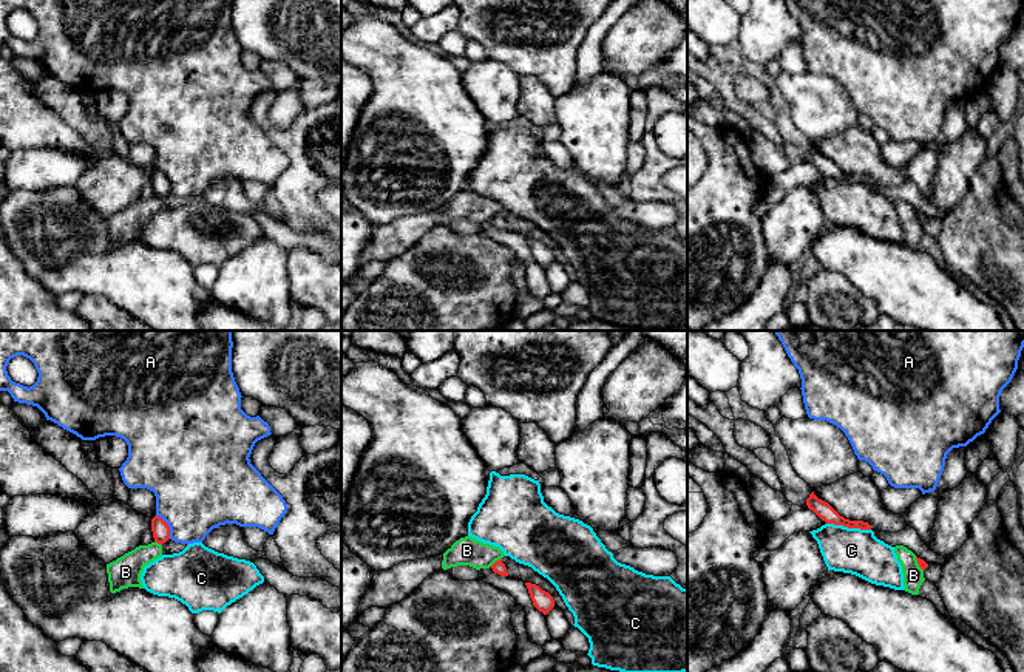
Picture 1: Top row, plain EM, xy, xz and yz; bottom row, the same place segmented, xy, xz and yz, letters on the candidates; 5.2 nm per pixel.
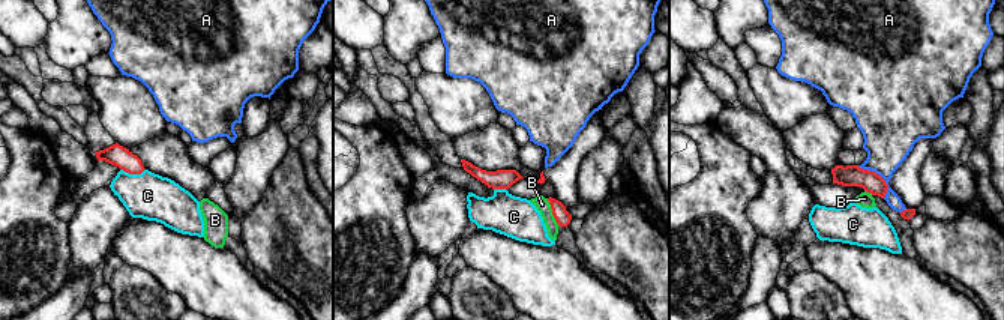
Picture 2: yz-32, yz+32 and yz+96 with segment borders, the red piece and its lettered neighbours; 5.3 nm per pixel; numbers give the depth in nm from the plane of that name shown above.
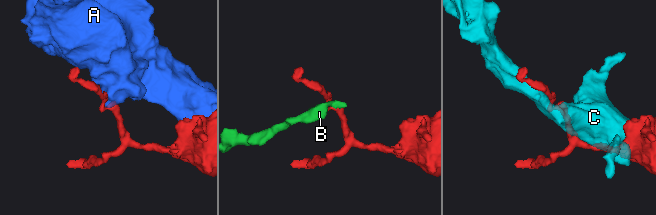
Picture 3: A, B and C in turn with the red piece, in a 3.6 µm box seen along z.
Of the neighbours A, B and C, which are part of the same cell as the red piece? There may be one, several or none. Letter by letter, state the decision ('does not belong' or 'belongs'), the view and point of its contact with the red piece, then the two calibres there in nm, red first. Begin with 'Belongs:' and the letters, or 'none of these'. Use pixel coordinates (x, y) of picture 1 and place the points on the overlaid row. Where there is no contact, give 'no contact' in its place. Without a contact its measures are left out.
Belongs: none of these
A: does not belong; contact xy (167, 526); calibres 100 and 440 nm
B: does not belong; contact xz (496, 561); calibres 70 and 150 nm
C: does not belong; contact yz (848, 527); calibres 90 and 240 nm

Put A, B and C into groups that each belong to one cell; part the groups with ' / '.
A / B / C

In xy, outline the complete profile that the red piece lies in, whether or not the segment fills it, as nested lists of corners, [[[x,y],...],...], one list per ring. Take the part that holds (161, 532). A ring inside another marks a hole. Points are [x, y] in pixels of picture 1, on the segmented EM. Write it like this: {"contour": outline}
{"contour": [[[154,516],[151,519],[151,531],[153,531],[154,542],[158,542],[161,545],[170,539],[170,527],[159,516]]]}

